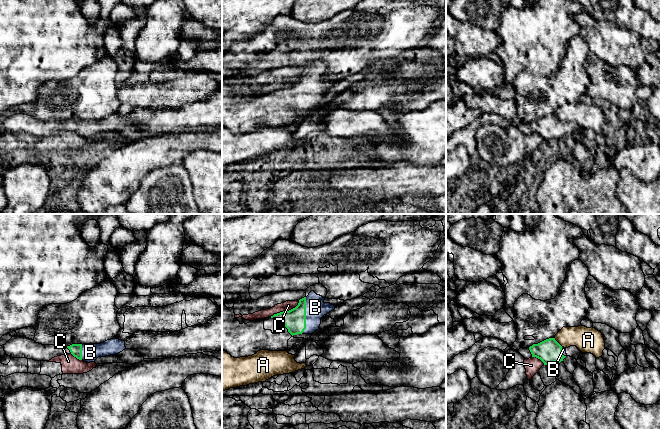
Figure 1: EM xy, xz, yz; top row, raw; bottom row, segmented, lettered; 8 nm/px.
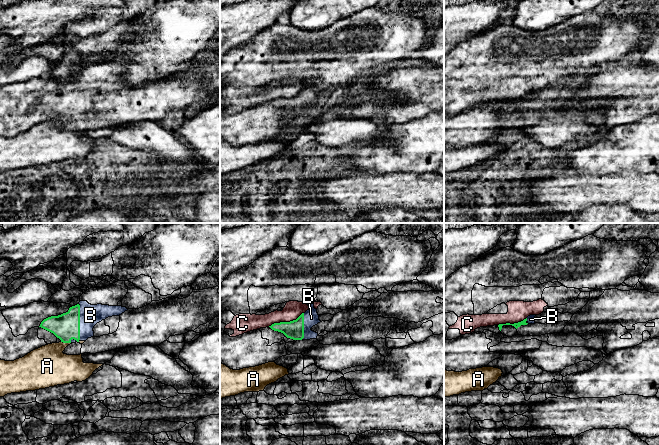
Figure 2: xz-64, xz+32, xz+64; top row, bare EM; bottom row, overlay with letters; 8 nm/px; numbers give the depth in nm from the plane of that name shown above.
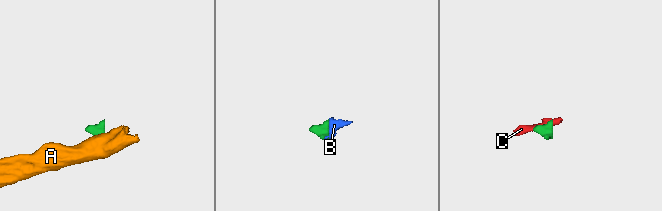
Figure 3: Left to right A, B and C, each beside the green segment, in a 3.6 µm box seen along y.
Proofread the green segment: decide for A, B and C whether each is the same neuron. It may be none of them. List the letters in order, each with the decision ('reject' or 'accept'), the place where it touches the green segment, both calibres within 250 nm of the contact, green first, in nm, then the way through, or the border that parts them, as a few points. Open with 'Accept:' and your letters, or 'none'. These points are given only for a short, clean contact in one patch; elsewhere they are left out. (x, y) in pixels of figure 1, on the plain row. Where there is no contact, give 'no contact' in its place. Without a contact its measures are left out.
Accept: B
A: reject; contact yz (557, 118); calibres 190 and 200 nm; border yz (554, 113), (562, 122)
B: accept; contact xz (305, 91); calibres 180 and 160 nm
C: reject; contact xz (285, 87); calibres 180 and 80 nm; border xz (299, 77), (294, 83), (270, 92)

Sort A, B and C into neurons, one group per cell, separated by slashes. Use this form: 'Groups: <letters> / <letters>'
Groups: A / B / C

